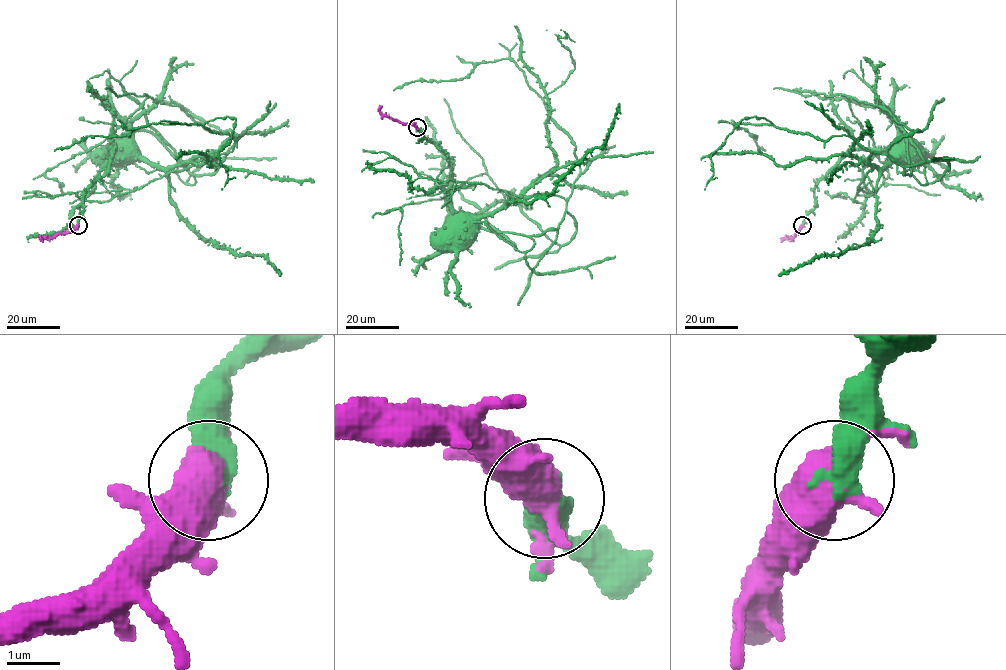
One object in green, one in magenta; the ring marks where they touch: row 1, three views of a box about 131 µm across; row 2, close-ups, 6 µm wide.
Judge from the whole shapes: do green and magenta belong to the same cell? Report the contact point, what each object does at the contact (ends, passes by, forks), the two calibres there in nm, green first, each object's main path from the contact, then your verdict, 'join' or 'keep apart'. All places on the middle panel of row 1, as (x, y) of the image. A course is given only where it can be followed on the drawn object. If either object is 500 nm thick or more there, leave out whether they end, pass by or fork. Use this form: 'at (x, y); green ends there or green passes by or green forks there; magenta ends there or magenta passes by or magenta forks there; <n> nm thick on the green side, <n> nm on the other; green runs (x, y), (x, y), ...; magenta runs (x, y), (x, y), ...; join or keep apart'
at (417, 127); 600 nm thick on the green side, 550 nm on the other; green runs (416, 127), (422, 139), (430, 140), (447, 157), (452, 177), (451, 209), (465, 223); magenta runs (416, 127), (382, 114), (382, 106); join

